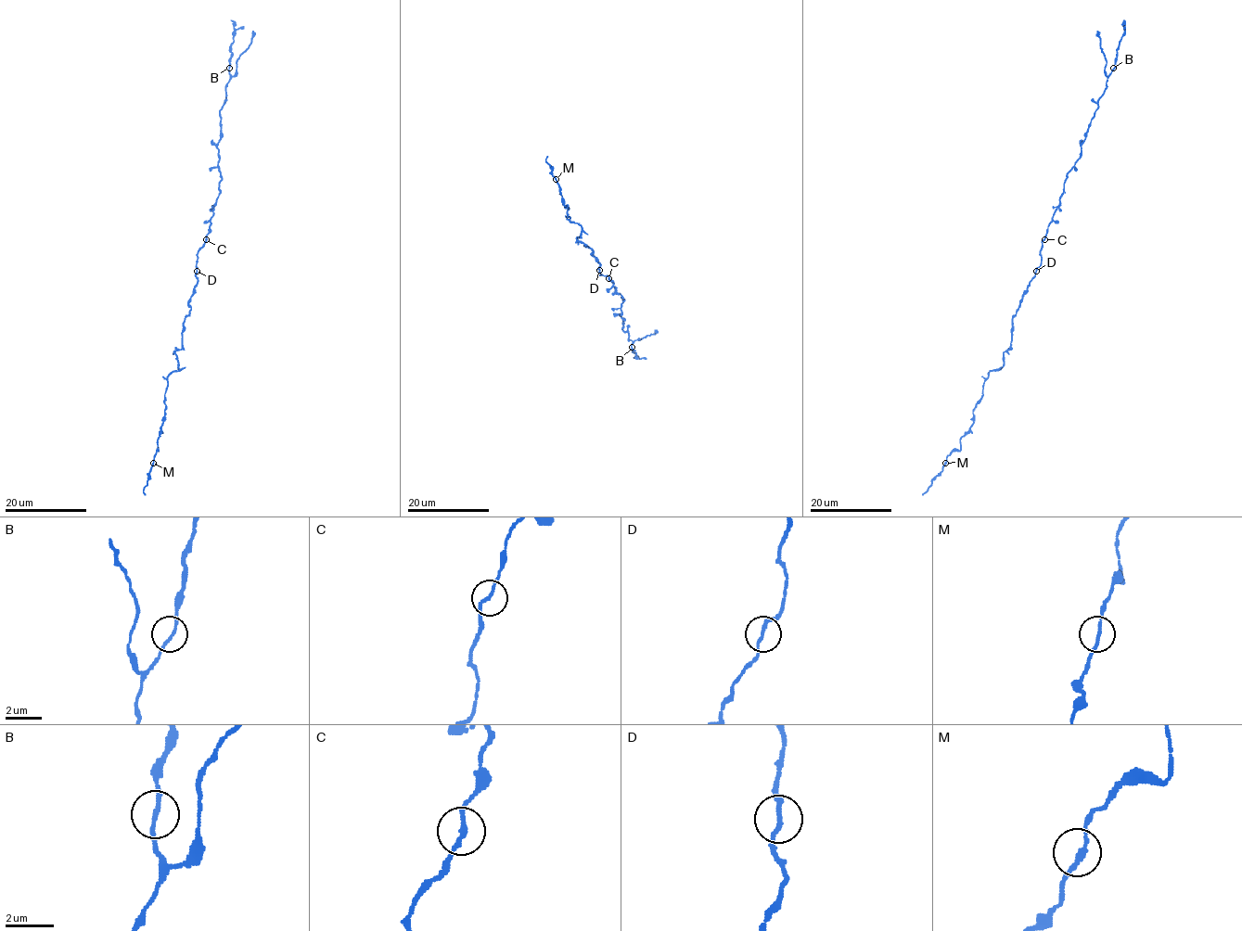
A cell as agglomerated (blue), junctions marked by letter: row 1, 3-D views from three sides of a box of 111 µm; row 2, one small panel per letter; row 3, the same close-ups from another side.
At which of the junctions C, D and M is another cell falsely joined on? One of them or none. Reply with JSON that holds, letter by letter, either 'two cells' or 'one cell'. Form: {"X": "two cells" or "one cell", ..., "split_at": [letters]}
{"C": "one cell", "D": "one cell", "M": "one cell", "split_at": []}

